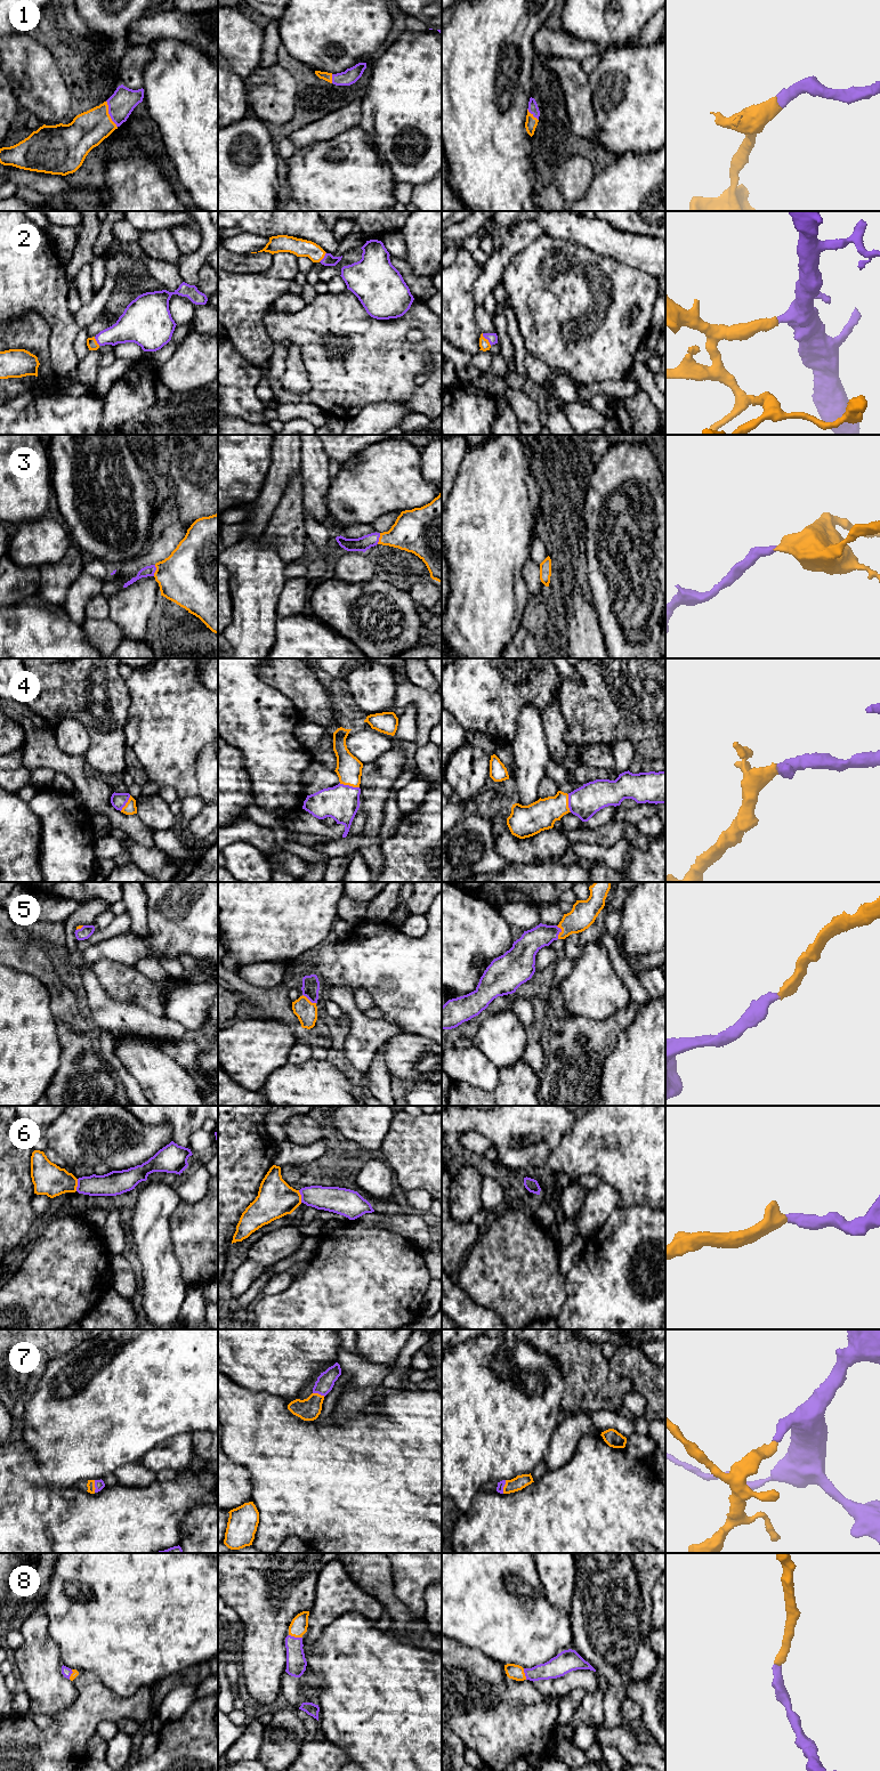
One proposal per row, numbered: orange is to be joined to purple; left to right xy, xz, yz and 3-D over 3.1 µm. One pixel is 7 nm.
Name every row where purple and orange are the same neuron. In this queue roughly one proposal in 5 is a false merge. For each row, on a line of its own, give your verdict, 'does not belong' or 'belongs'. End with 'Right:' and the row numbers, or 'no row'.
1: belongs
2: belongs
3: belongs
4: belongs
5: belongs
6: belongs
7: belongs
8: belongs
Right: 1, 2, 3, 4, 5, 6, 7, 8

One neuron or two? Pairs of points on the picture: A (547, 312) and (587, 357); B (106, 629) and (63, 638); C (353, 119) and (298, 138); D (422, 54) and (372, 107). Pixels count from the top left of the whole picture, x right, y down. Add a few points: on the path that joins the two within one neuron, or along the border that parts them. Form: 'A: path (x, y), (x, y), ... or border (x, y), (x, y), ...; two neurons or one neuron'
A: path (556, 328), (562, 350), (571, 355); one neuron
B: border (81, 624), (85, 638), (93, 646); two neurons
C: path (339, 121), (312, 134); one neuron
D: path (412, 67), (386, 94); one neuron

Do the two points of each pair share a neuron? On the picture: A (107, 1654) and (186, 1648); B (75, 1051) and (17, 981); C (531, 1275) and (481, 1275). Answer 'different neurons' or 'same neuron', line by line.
A: same neuron
B: different neurons
C: same neuron

